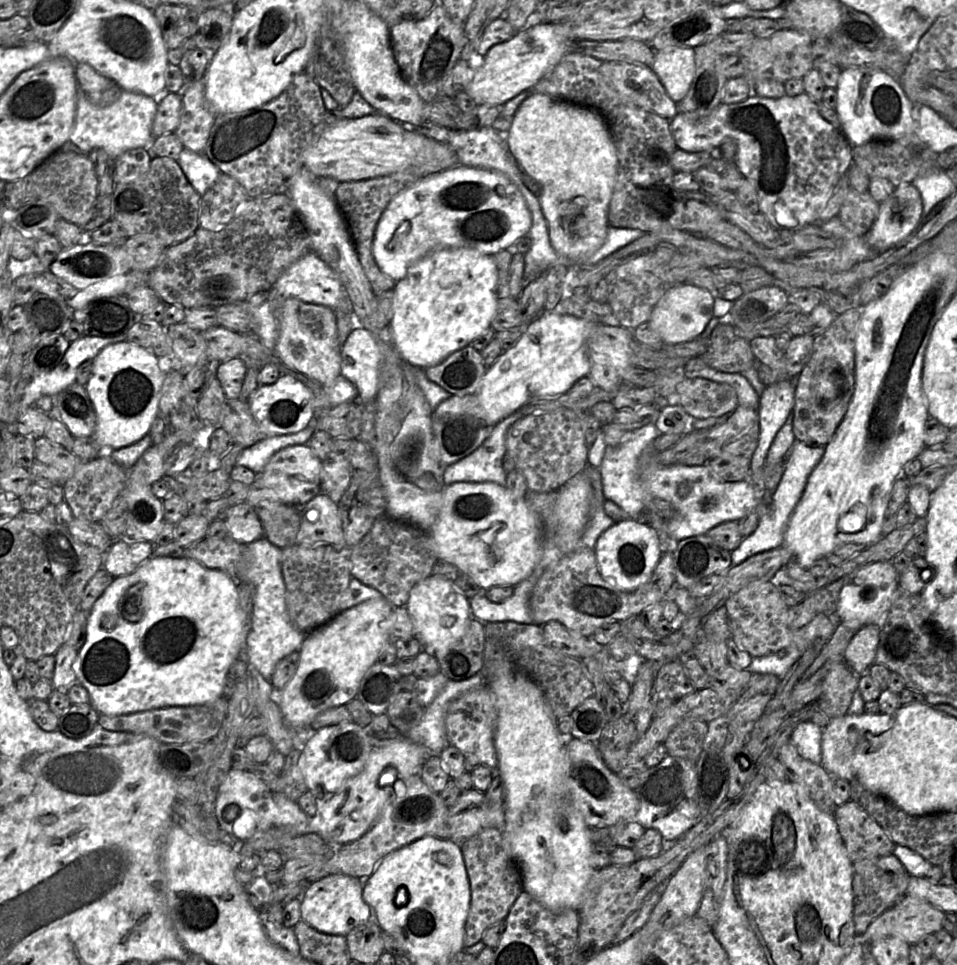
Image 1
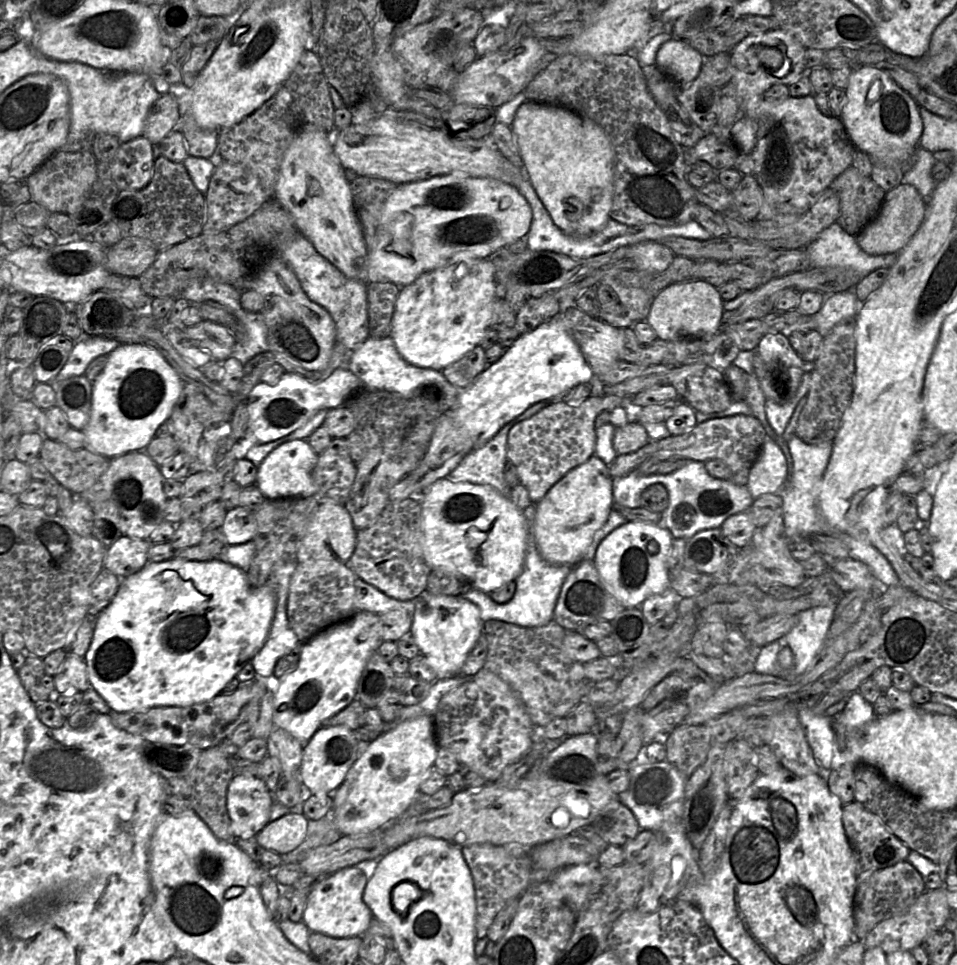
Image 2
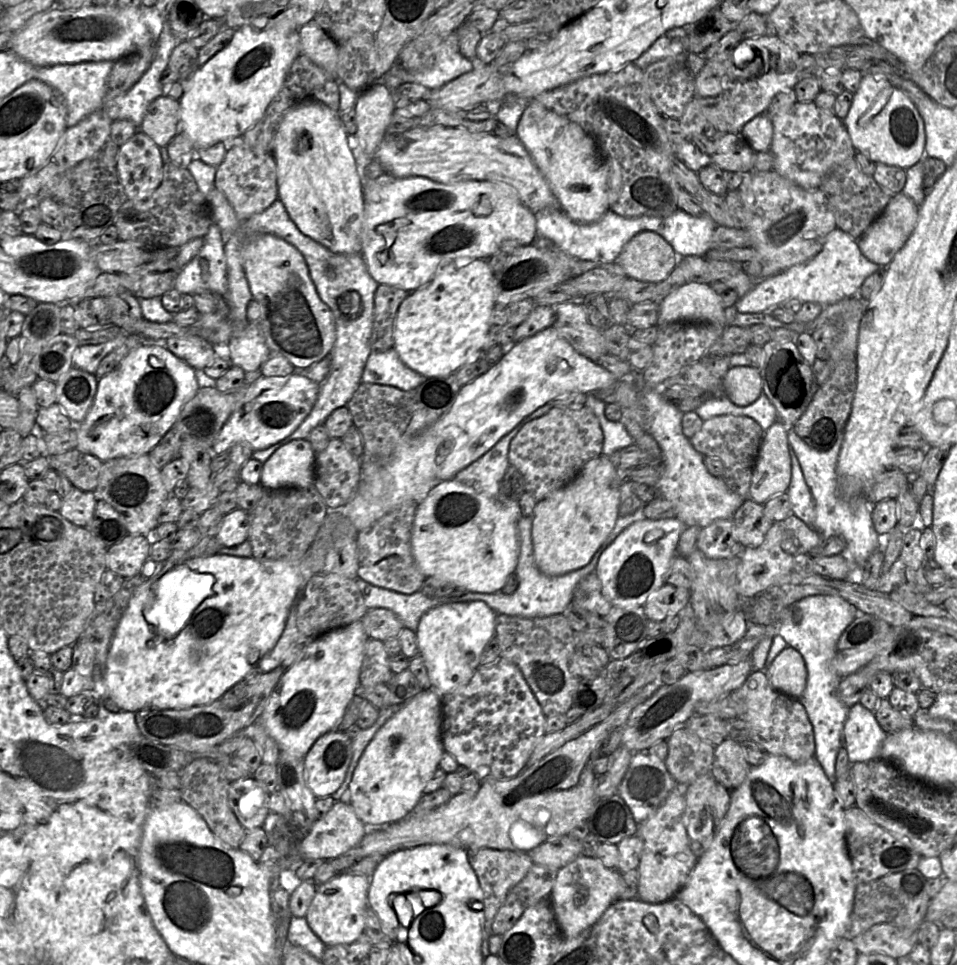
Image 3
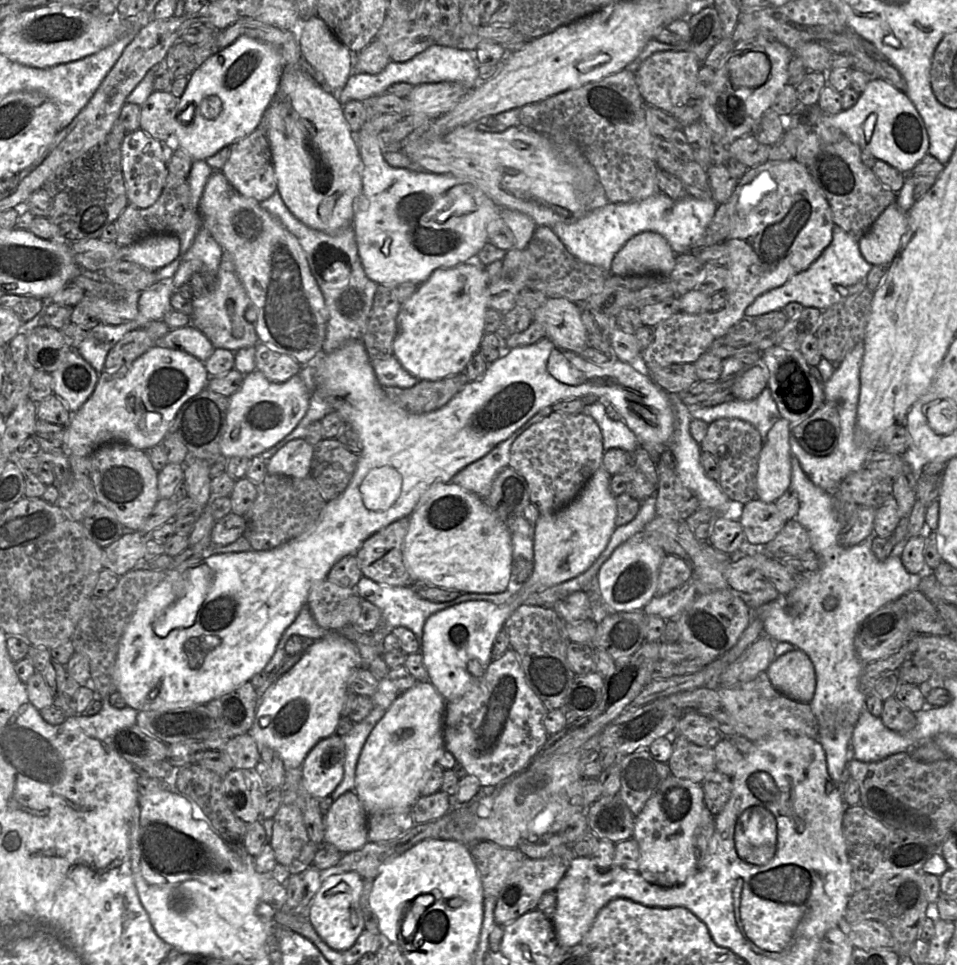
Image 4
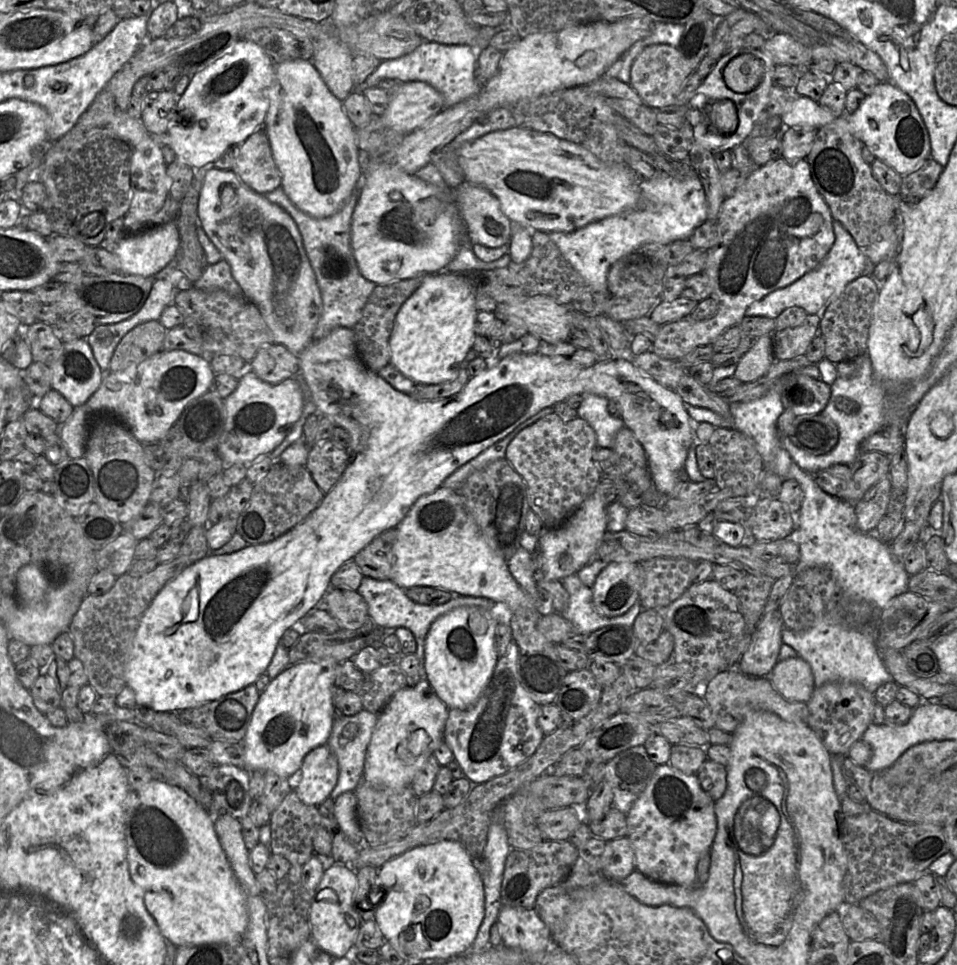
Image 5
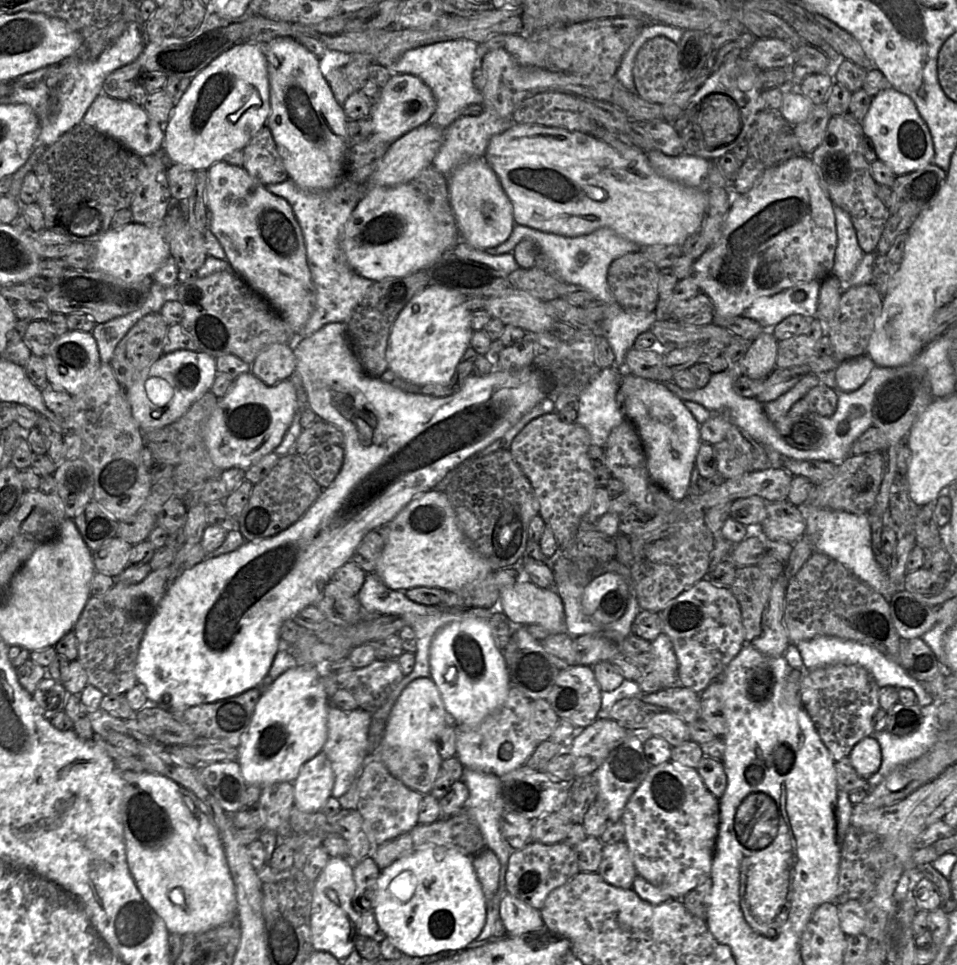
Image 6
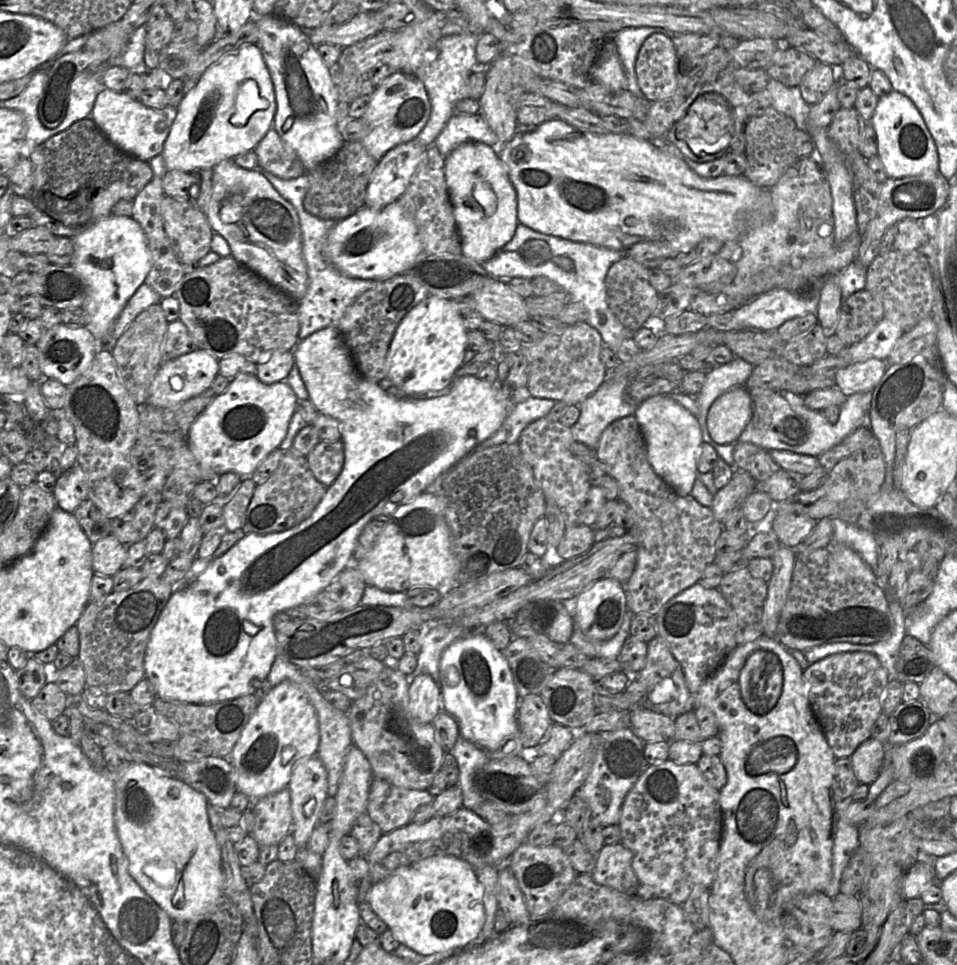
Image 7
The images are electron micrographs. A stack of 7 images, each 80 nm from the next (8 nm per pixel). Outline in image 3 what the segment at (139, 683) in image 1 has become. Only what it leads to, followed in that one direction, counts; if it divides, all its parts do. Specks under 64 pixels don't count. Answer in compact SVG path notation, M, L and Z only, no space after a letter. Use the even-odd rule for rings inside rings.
M317 537L304 557L299 561L257 560L253 557L236 557L215 554L208 557L192 558L158 570L147 577L135 591L123 614L109 648L101 688L95 688L96 697L112 698L122 711L137 712L142 709L176 709L211 704L220 699L236 683L244 680L260 658L277 644L289 616L290 610L300 598L305 583L315 574L322 571L325 557L330 546L330 537Z

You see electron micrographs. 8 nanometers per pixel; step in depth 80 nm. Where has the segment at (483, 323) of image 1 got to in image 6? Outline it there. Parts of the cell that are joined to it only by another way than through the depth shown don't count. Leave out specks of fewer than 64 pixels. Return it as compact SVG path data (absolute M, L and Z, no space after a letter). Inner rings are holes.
M428 285L416 294L395 319L386 349L388 368L404 380L419 387L430 384L447 384L455 376L462 356L470 347L473 333L471 312L466 305L468 296L439 285Z

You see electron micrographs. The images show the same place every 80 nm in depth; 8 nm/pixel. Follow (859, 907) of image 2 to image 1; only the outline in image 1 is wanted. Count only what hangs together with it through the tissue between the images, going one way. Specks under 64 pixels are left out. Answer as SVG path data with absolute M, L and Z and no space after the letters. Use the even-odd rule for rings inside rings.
M893 854L878 859L865 859L853 863L853 921L856 934L863 937L870 924L884 912L896 906L905 896L910 873Z

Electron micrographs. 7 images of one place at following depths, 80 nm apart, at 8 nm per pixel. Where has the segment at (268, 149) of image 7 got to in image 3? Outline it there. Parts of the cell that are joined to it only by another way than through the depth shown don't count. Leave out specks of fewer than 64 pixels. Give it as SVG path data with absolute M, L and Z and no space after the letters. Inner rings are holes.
M234 140L217 167L214 186L221 191L242 222L267 209L278 199L276 162L271 153L254 153L242 141Z

